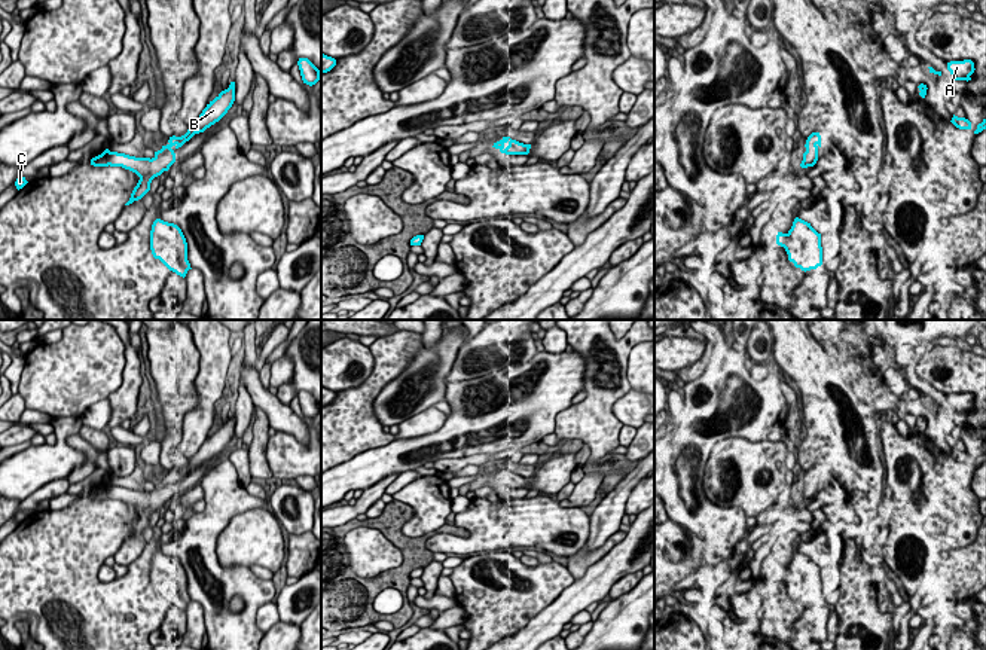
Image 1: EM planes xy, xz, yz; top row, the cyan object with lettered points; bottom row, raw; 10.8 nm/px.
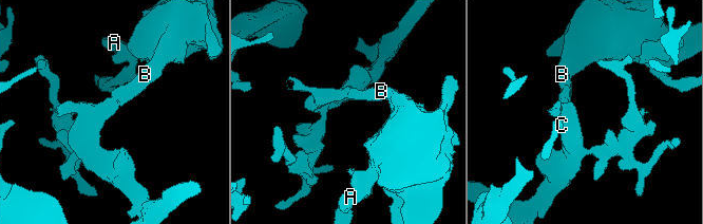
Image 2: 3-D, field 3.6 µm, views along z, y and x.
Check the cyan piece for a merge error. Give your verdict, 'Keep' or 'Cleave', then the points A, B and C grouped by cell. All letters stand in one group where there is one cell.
Keep. Groups: A B C

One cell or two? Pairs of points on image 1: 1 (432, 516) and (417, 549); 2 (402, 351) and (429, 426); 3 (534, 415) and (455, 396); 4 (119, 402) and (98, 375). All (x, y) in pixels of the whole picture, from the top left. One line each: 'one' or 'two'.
1: two
2: two
3: one
4: two

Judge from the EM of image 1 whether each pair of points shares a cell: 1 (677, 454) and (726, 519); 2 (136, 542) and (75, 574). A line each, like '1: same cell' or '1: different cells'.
1: same cell
2: different cells

